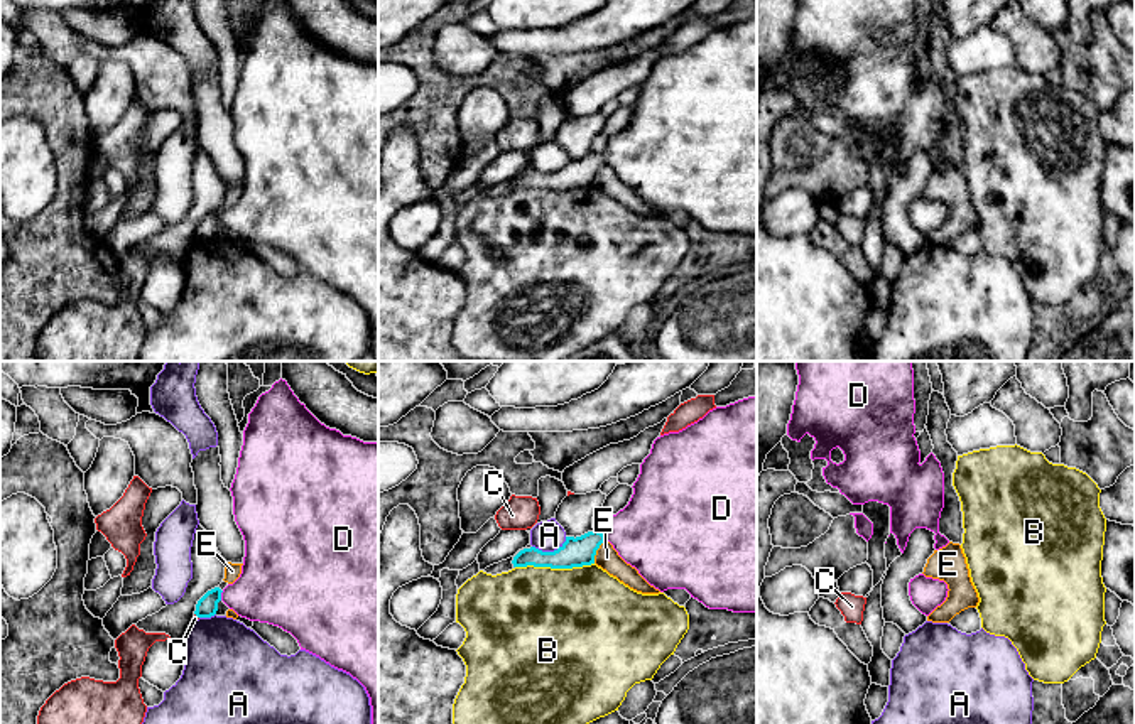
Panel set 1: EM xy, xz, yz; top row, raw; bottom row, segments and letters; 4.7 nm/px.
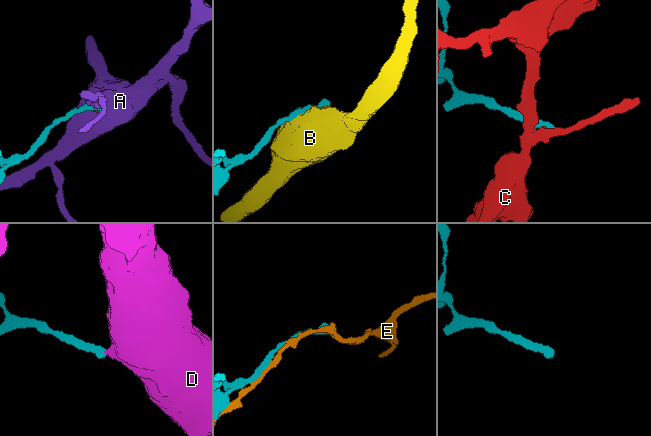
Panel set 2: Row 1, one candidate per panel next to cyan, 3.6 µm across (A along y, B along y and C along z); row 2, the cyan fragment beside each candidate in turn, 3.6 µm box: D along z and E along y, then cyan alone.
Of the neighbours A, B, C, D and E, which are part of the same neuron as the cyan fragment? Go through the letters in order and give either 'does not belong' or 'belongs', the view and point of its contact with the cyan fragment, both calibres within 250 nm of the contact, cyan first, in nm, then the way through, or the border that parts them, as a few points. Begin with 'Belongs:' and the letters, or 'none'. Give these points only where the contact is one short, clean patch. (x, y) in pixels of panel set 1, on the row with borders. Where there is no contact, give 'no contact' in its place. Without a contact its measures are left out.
Belongs: D
A: does not belong; contact xz (549, 552); calibres 140 and 150 nm; border xz (566, 537), (553, 551), (539, 551), (532, 545)
B: does not belong; contact xz (554, 567); calibres 140 and 500 nm
C: does not belong; contact xy (196, 615); calibres 100 and 20 nm; border xy (195, 613), (198, 618)
D: belongs; contact xy (220, 596); calibres 100 and 320 nm; way xy (206, 606), (220, 596), (254, 596), (271, 588)
E: does not belong; contact xz (595, 552); calibres 140 and 110 nm

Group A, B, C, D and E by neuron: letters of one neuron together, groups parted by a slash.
A / B / C / D / E

